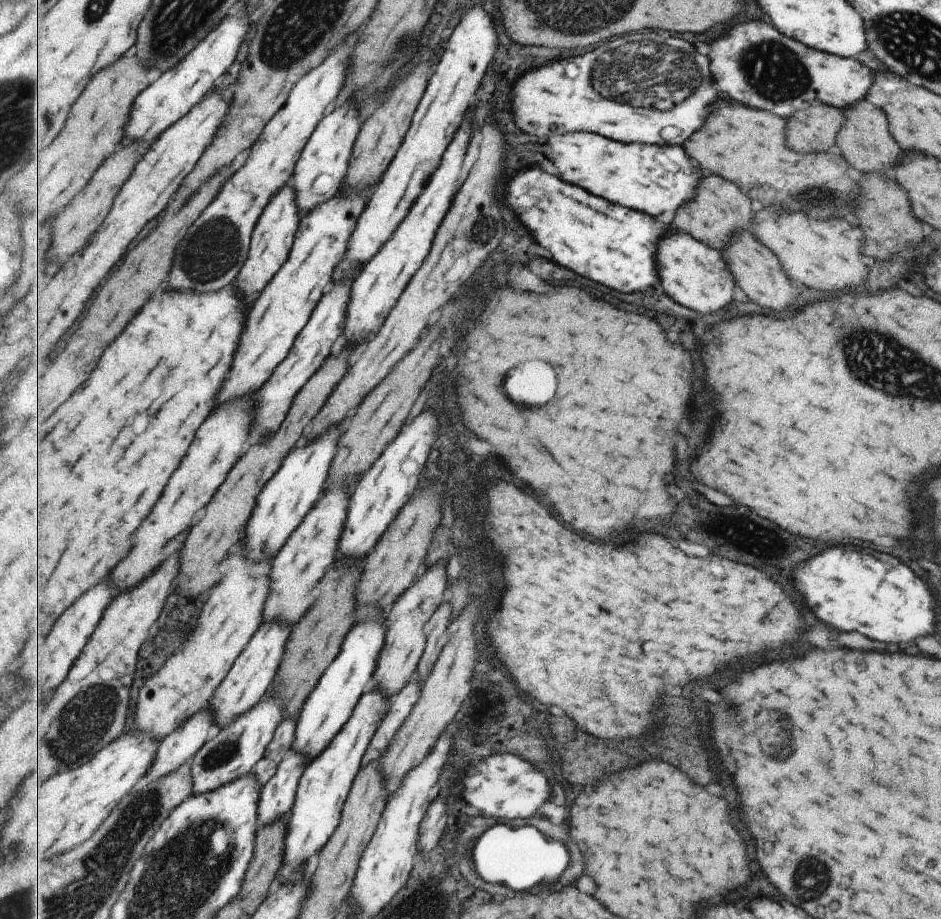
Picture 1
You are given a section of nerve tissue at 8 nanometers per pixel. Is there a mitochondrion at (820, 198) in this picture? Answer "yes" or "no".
yes

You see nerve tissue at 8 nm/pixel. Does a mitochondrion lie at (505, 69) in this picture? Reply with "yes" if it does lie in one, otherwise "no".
no

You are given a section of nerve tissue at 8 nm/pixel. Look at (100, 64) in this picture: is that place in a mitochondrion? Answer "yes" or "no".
no

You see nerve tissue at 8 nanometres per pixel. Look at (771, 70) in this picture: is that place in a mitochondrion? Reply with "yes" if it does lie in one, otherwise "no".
yes

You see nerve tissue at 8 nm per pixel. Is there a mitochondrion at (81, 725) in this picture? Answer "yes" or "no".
yes

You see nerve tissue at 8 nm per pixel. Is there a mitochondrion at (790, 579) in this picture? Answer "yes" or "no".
no

